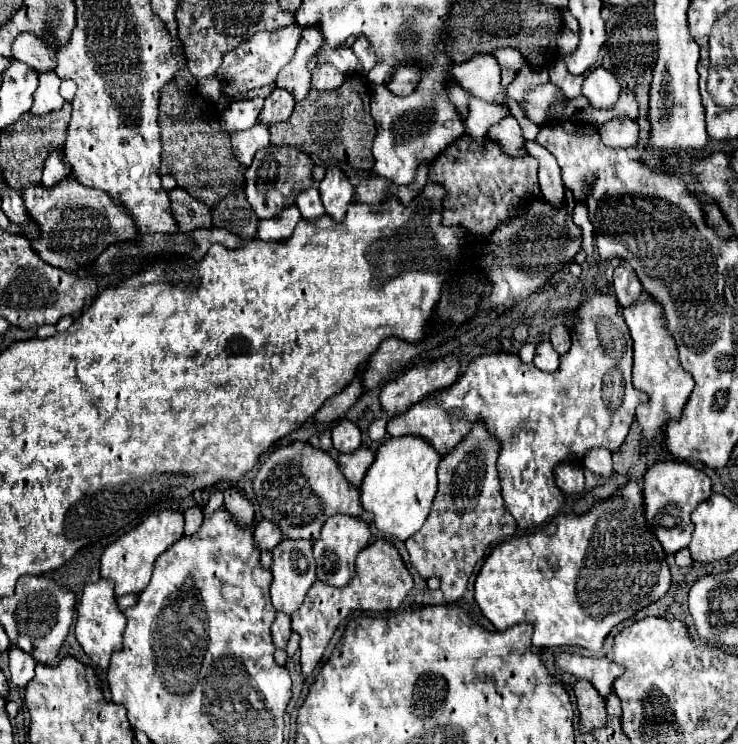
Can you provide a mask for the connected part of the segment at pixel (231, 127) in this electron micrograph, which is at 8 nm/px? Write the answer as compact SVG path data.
M244 98L244 100L234 100L228 110L220 116L220 124L228 134L234 134L236 130L246 130L252 128L258 120L258 114L262 110L264 98Z

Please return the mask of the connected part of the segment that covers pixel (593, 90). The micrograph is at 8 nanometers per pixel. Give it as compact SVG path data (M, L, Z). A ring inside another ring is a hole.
M604 68L592 70L582 84L582 96L586 96L594 108L614 106L618 94L620 94L620 86L616 78Z

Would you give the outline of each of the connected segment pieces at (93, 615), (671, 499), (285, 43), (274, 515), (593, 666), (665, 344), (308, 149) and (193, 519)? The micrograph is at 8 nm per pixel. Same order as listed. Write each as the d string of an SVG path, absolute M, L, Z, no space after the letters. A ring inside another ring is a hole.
M100 578L96 584L88 584L84 588L82 600L76 608L76 638L82 646L82 650L90 656L90 660L100 668L106 670L110 656L114 650L122 648L122 632L126 626L126 616L122 614L122 610L116 604L116 596L114 596L114 582Z
M676 460L659 461L644 472L644 504L646 504L646 522L654 528L656 538L664 546L666 554L676 554L686 548L692 540L694 524L690 514L694 508L710 498L712 480L706 472Z
M292 24L288 28L280 28L274 32L258 32L250 40L242 42L238 48L226 52L226 56L222 60L222 68L218 68L218 72L216 72L216 78L222 86L222 92L228 96L236 96L236 94L272 84L276 80L278 70L292 60L302 30L304 28L300 28L298 24ZM248 58L252 58L252 66L248 66Z
M292 442L274 450L260 466L254 480L256 512L280 526L286 538L318 540L322 524L334 514L362 516L358 488L354 488L338 468L330 452L312 448L308 442Z
M570 652L556 658L556 670L588 680L604 698L610 694L614 680L622 676L622 666L614 664L610 658L586 658Z
M644 292L622 310L622 316L630 328L630 336L634 338L634 370L632 370L632 384L634 388L642 390L648 396L648 402L636 408L636 418L642 428L642 436L646 442L656 440L656 436L662 434L664 424L670 420L678 420L682 414L682 406L686 404L694 380L692 376L680 366L678 350L674 344L674 338L670 336L666 324L664 324L664 312L658 300L652 296L646 296Z
M350 74L338 90L316 92L312 90L306 100L294 106L292 116L286 122L270 126L270 142L278 146L296 146L298 150L326 160L328 154L350 164L358 172L370 172L374 166L372 140L376 136L376 122L370 114L370 86L366 76Z
M188 508L184 512L184 518L186 518L186 534L194 534L198 532L200 524L202 524L202 510L200 508Z

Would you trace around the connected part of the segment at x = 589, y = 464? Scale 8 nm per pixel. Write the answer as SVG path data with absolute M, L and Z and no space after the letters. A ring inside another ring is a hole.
M606 448L588 450L586 456L582 458L582 464L584 464L584 468L588 468L594 474L610 476L612 474L612 452Z

